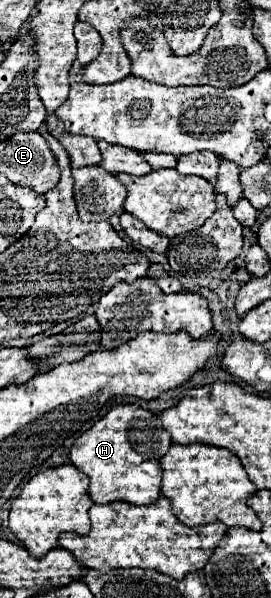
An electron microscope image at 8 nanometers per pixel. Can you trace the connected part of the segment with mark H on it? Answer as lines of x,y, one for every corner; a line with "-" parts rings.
116,403
74,441
70,461
90,477
90,497
94,503
126,501
144,505
160,495
162,469
158,461
168,453
170,445
172,439
164,431
158,415
136,403

